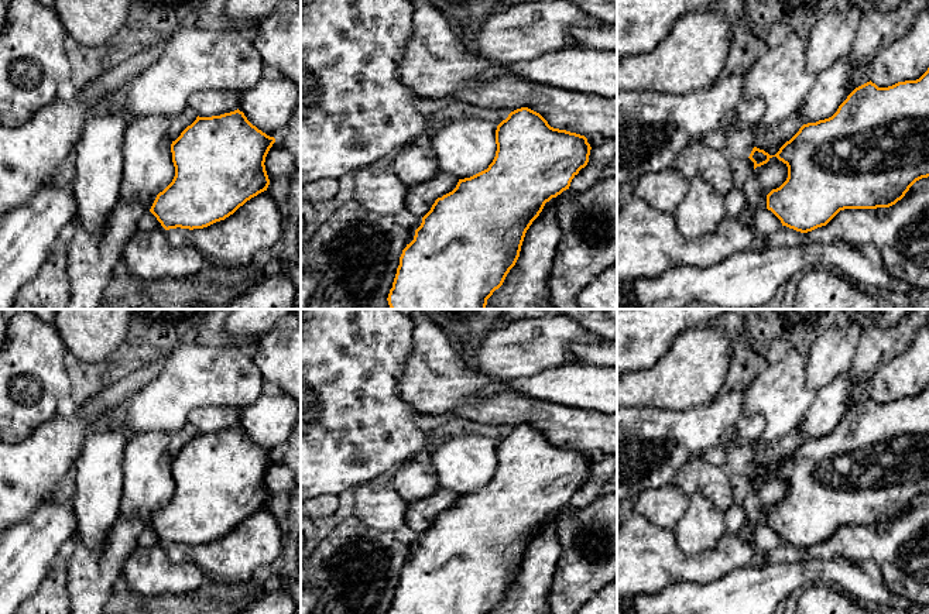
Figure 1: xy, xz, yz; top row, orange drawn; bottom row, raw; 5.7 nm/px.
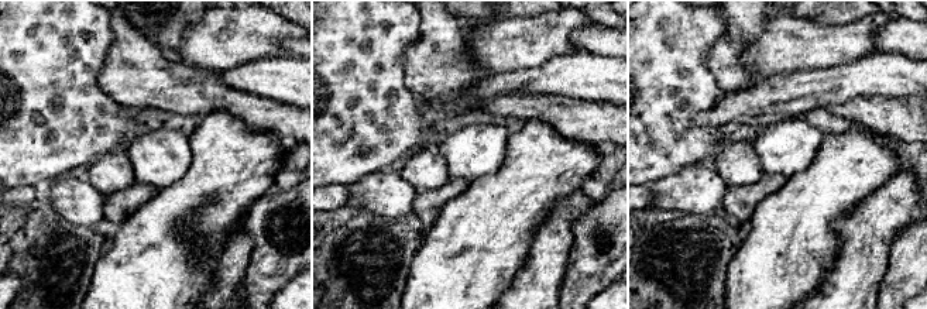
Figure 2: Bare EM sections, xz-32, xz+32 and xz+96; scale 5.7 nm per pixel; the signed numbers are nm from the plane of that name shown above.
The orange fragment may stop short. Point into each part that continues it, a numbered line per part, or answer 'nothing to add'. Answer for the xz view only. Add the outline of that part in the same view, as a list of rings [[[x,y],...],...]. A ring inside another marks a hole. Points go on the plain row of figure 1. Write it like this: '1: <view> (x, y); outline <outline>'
nothing to add

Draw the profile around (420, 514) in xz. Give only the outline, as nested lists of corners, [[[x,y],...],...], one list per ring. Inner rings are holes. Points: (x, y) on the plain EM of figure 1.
[[[439,488],[433,495],[408,502],[405,512],[405,526],[418,534],[424,534],[438,514],[452,508],[459,495],[455,491]]]

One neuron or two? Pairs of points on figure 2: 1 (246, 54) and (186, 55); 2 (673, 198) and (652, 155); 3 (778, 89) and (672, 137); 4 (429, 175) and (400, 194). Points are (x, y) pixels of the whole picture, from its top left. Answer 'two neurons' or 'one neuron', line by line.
1: one neuron
2: two neurons
3: two neurons
4: two neurons

